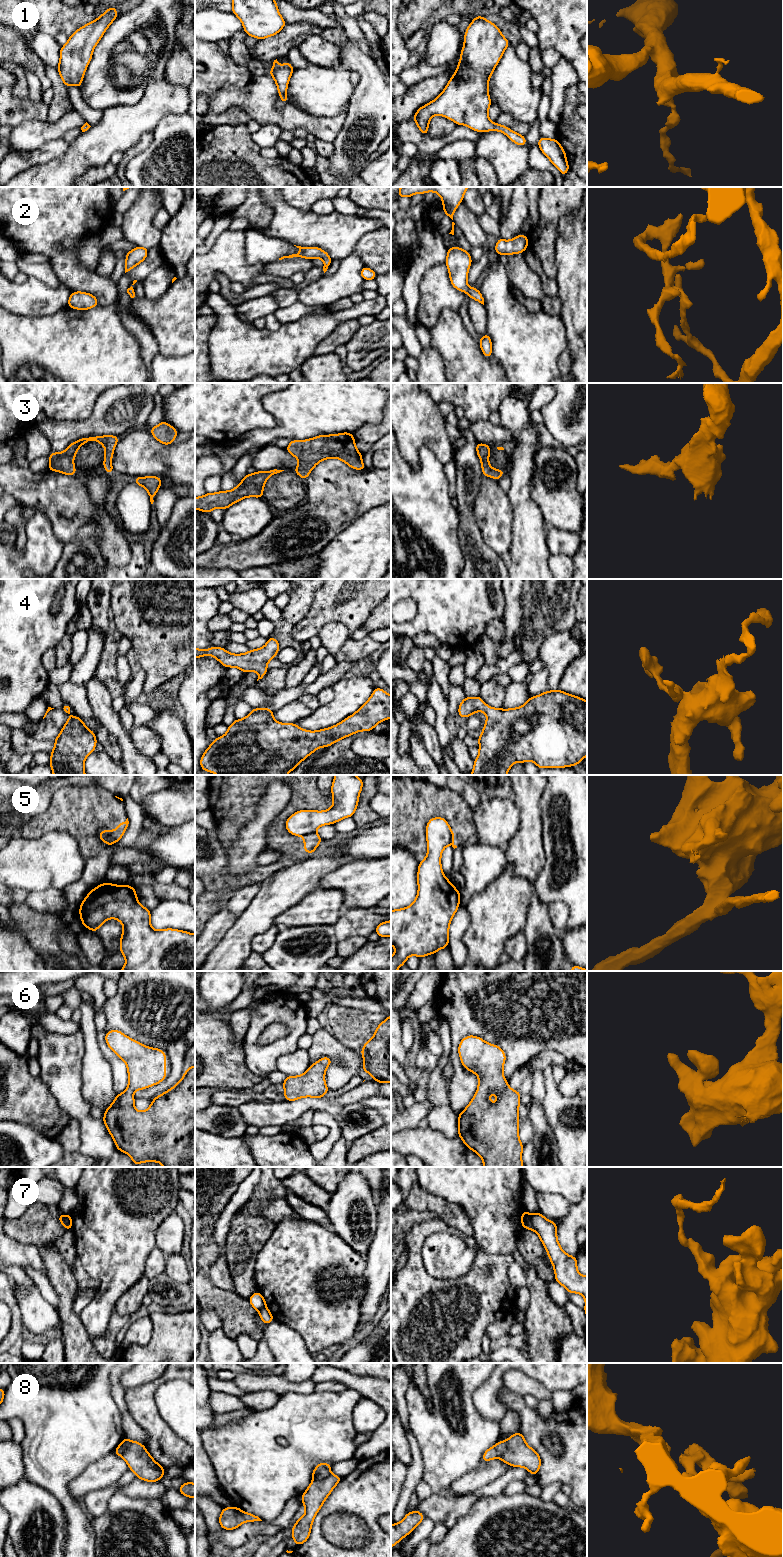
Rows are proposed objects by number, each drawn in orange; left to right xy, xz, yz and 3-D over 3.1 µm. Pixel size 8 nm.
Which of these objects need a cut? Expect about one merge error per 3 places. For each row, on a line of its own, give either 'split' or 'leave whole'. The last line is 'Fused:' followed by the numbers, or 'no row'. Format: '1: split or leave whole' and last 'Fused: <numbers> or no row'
1: leave whole
2: leave whole
3: leave whole
4: leave whole
5: split
6: leave whole
7: split
8: split
Fused: 5, 7, 8

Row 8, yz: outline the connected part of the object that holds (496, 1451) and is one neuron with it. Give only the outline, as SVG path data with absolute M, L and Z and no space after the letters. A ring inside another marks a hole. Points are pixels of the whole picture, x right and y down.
M498 1441L496 1445L487 1449L483 1456L482 1462L488 1462L492 1459L499 1458L502 1454L506 1452L506 1442L505 1441Z

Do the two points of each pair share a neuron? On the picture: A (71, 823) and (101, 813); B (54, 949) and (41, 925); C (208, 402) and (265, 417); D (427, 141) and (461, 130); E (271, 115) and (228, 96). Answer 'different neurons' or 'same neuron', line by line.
A: same neuron
B: same neuron
C: same neuron
D: same neuron
E: same neuron

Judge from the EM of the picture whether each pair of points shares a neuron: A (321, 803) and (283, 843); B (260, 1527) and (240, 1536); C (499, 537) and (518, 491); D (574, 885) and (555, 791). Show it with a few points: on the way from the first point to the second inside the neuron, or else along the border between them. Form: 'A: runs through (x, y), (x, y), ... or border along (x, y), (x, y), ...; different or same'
A: runs through (305, 803), (296, 803), (280, 819), (280, 827); same
B: runs through (255, 1528), (245, 1532); same
C: border along (506, 493), (512, 509), (511, 531); different
D: runs through (547, 884), (550, 836), (547, 833), (547, 822); same

